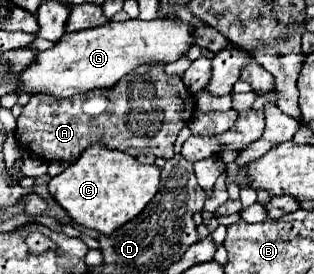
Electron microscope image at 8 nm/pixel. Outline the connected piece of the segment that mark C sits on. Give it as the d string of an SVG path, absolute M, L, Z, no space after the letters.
M95 143L71 163L61 175L49 181L49 193L73 217L77 225L111 235L117 227L139 215L145 205L157 195L161 169L157 165L143 165L125 151L111 151L103 143Z

